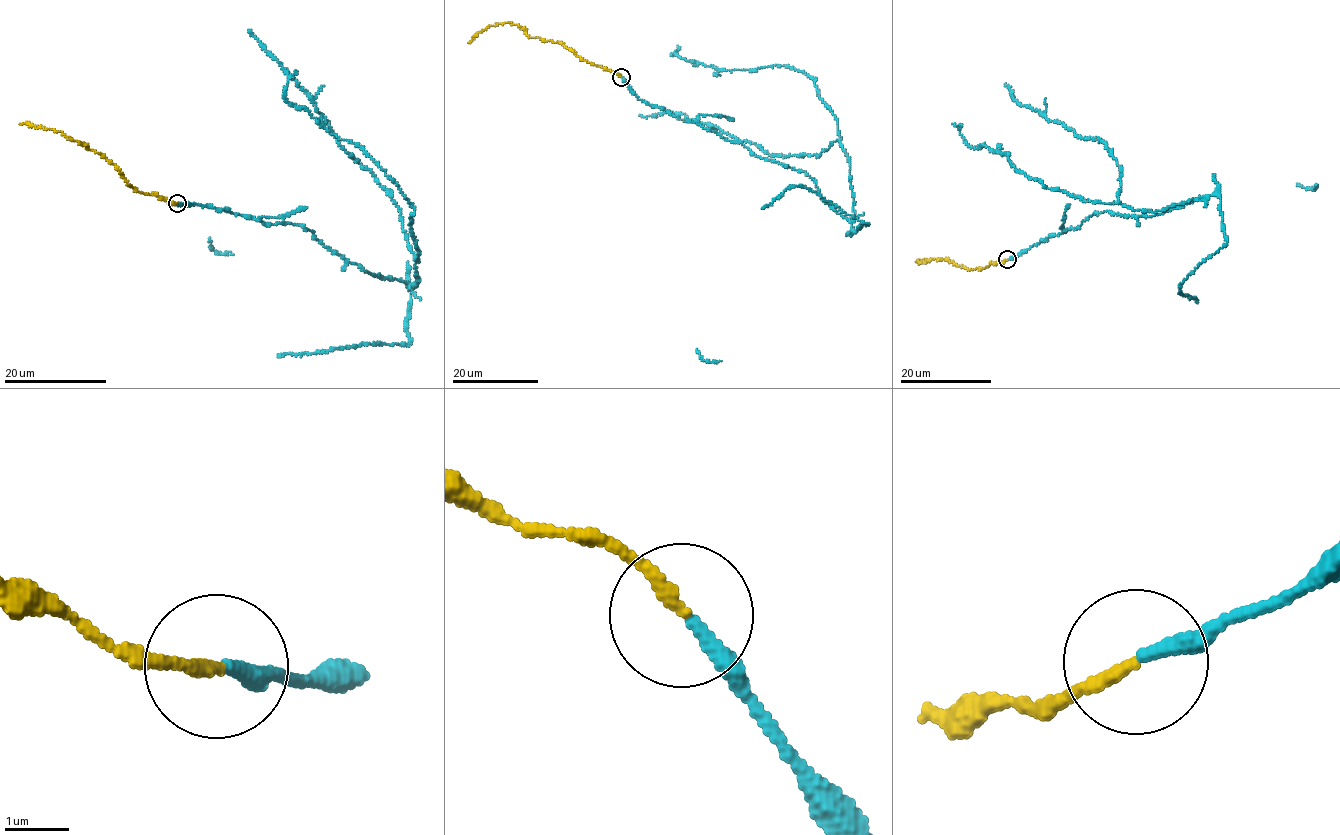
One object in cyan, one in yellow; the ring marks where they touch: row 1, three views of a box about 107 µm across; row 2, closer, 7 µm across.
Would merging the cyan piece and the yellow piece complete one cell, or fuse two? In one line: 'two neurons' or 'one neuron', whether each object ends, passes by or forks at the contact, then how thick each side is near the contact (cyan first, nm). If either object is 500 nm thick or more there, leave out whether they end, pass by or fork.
one neuron; cyan ends; yellow ends; calibres 240 and 200 nm

